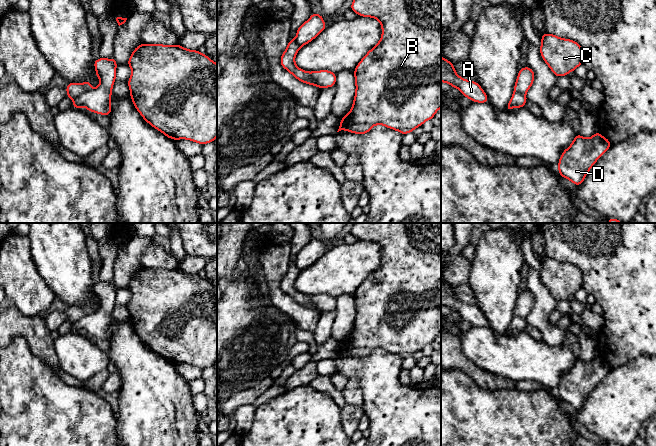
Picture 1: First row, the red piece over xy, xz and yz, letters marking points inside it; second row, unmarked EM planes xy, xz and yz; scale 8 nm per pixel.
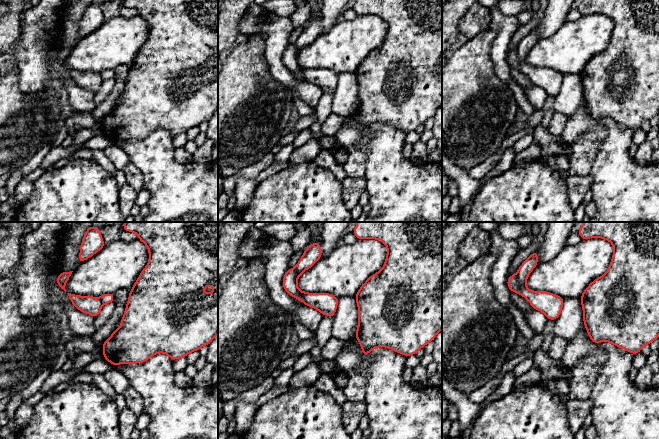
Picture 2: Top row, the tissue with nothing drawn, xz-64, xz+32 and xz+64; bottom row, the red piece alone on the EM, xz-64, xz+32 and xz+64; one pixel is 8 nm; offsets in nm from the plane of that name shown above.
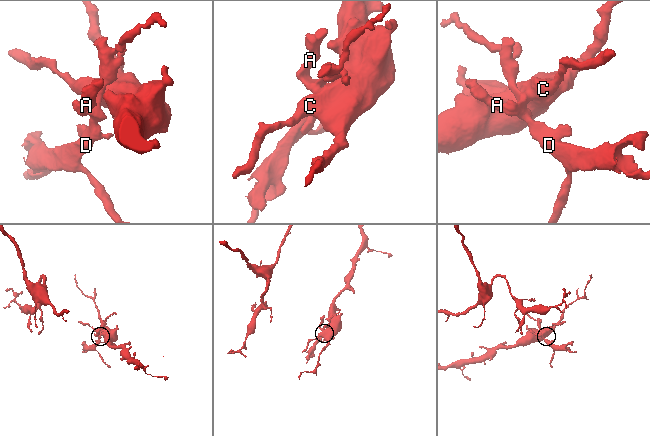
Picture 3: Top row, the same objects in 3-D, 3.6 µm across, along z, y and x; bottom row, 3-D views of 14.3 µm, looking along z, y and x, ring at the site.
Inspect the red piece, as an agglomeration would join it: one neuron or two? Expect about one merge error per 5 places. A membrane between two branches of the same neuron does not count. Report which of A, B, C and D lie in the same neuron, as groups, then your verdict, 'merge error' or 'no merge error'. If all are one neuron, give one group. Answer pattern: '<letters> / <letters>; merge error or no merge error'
A D / B C; merge error

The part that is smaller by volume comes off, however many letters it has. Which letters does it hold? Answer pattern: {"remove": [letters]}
{"remove": ["A", "D"]}

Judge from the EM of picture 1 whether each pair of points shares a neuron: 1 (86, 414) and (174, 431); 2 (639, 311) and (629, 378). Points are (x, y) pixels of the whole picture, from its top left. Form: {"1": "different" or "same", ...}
{"1": "different", "2": "different"}

